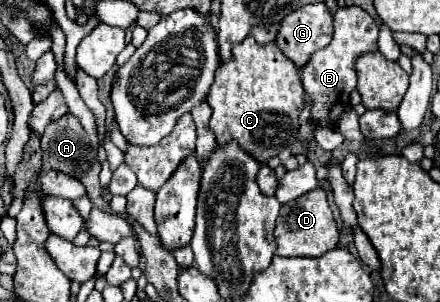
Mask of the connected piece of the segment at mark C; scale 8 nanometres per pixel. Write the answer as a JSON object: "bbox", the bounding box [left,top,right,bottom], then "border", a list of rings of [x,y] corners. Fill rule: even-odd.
{"bbox":[205,37,303,163],"border":[[[247,37],[231,47],[231,59],[215,71],[215,83],[205,99],[213,111],[209,129],[215,133],[219,145],[237,141],[255,161],[267,163],[295,141],[303,95],[299,69],[283,57],[279,47],[275,43],[259,45],[253,37]]]}

